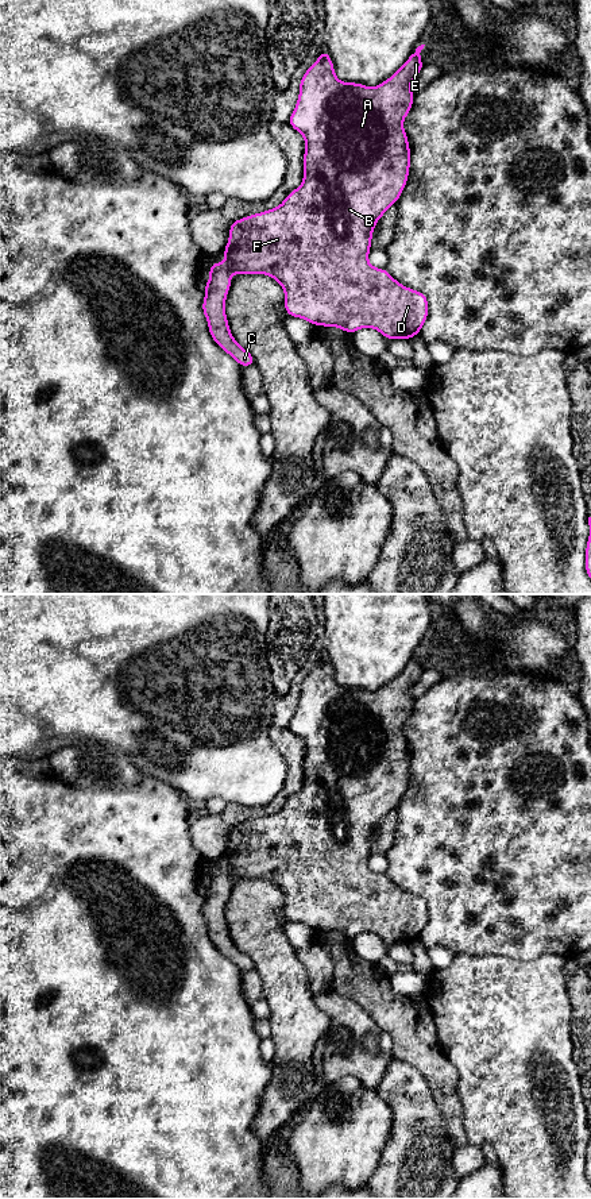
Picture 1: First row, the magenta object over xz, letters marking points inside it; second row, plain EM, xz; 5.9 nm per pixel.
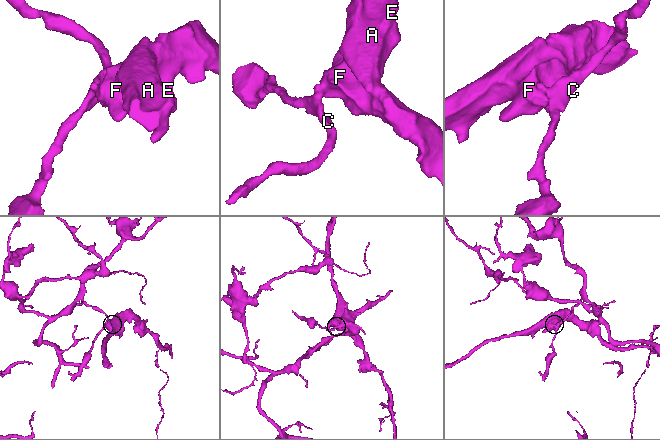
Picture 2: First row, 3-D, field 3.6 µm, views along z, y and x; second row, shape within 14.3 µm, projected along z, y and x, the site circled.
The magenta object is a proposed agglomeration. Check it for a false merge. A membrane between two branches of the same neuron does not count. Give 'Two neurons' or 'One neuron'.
Two neurons

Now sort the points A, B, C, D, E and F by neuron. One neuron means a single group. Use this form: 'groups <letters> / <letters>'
groups A B D E F / C

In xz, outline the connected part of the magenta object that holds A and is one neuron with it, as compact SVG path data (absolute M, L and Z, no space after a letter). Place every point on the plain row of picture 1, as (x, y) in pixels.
M418 651L390 683L374 693L340 686L325 655L302 681L298 705L289 724L289 729L305 744L302 789L277 813L232 826L224 853L225 868L232 879L264 879L279 887L289 921L313 930L337 932L348 938L374 933L387 945L409 945L418 940L426 926L428 902L401 890L386 874L368 867L374 832L398 806L407 787L410 752L402 729L413 710L410 690L424 671L420 662L424 651Z

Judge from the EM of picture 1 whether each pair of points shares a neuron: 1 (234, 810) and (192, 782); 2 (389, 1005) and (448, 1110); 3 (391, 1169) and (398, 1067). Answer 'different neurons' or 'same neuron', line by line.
1: different neurons
2: same neuron
3: same neuron

